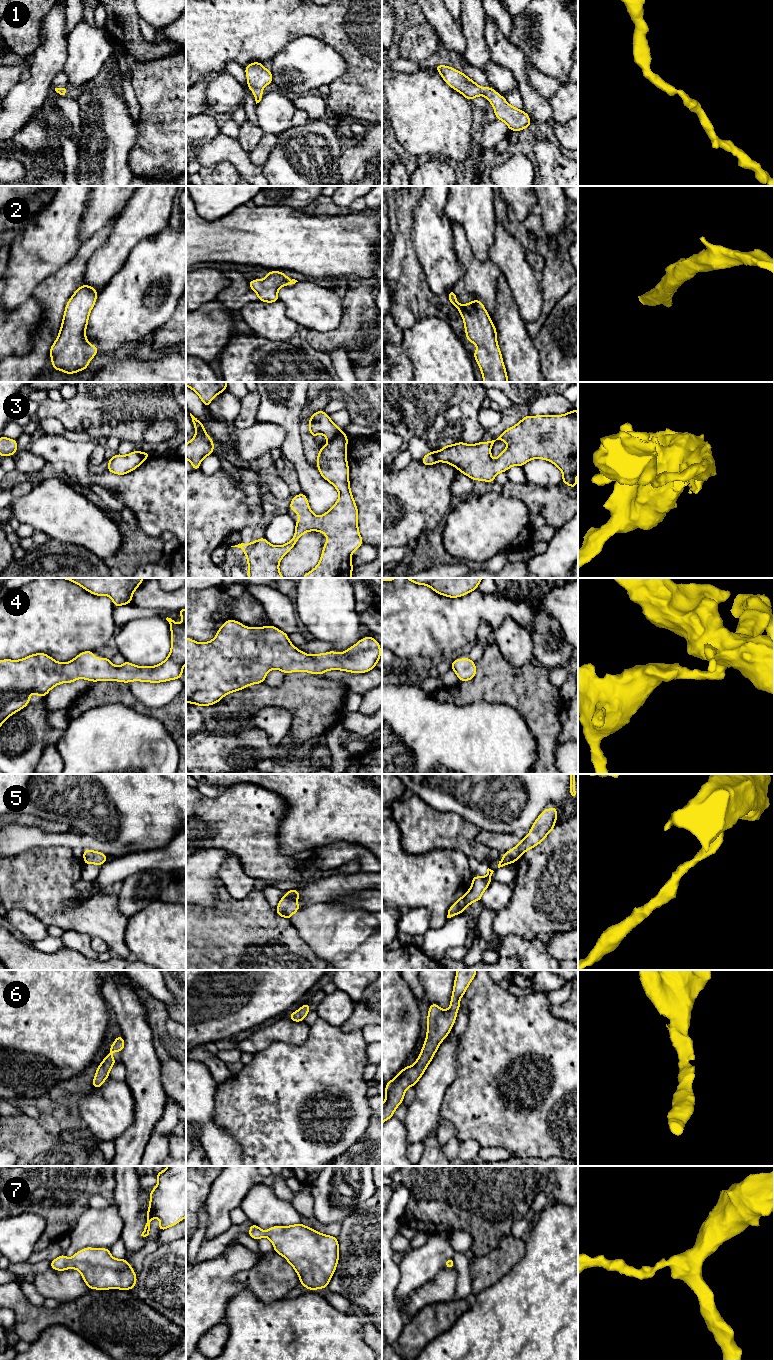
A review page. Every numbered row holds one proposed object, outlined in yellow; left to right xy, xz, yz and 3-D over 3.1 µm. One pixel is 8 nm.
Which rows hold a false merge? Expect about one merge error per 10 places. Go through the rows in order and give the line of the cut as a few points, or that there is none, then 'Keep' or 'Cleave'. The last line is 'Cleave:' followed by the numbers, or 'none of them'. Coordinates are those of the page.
1: No split. Keep
2: No split. Keep
3: Split along xz (342, 431), (329, 441). Cleave
4: No split. Keep
5: No split. Keep
6: No split. Keep
7: No split. Keep
Cleave: 3

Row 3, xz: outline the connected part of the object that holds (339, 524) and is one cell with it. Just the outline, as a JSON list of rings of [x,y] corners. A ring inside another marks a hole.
[[[344,432],[338,434],[321,449],[317,456],[317,468],[325,480],[331,483],[338,491],[336,503],[323,515],[316,516],[310,509],[308,499],[304,493],[293,497],[289,507],[301,517],[295,522],[294,537],[281,546],[271,545],[265,537],[251,541],[248,545],[241,543],[231,547],[244,550],[248,563],[248,578],[284,578],[279,571],[281,559],[296,545],[298,539],[306,532],[318,531],[324,533],[327,541],[323,546],[322,554],[317,566],[307,572],[302,578],[351,578],[353,565],[352,553],[364,542],[358,529],[358,508],[354,501],[349,482],[349,466],[347,462],[348,437]]]

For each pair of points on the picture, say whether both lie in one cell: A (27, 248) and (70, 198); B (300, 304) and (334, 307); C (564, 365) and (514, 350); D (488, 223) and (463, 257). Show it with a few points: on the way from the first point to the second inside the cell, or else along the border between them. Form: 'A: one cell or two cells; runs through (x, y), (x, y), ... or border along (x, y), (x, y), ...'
A: one cell; runs through (39, 236), (65, 210)
B: one cell; runs through (308, 304), (312, 307), (326, 307)
C: two cells; border along (532, 340), (538, 352), (539, 366), (542, 371)
D: two cells; border along (461, 225), (474, 256), (480, 261), (487, 261)

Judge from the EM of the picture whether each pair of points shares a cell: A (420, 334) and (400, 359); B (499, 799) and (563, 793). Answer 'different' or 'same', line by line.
A: different
B: same

